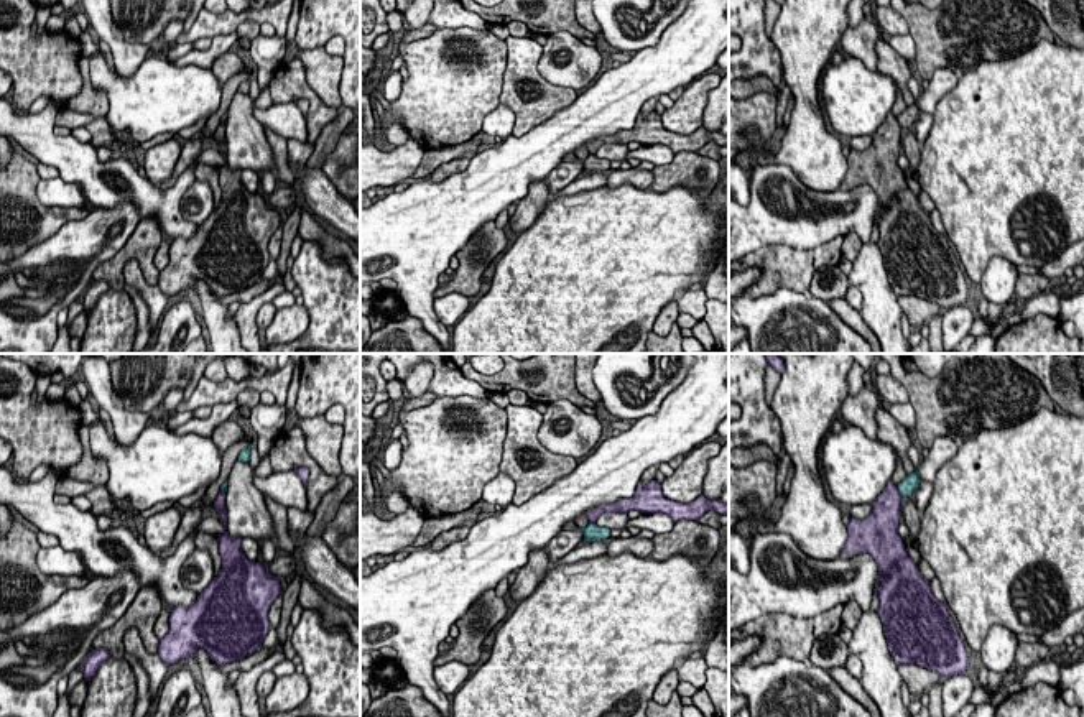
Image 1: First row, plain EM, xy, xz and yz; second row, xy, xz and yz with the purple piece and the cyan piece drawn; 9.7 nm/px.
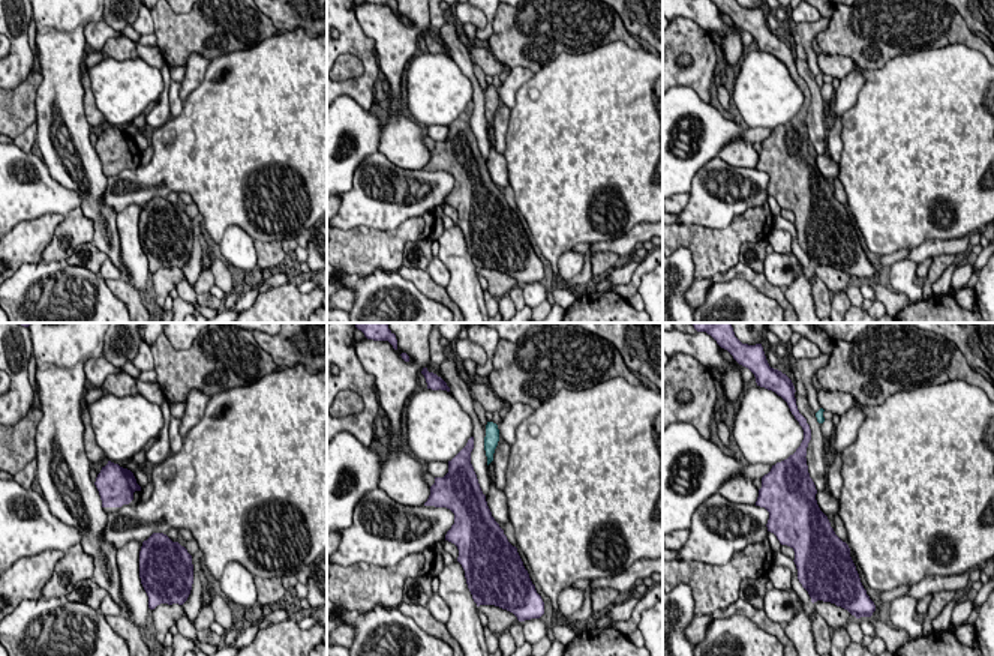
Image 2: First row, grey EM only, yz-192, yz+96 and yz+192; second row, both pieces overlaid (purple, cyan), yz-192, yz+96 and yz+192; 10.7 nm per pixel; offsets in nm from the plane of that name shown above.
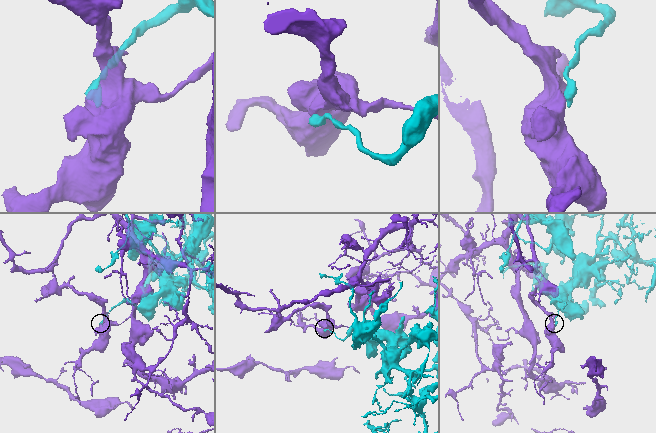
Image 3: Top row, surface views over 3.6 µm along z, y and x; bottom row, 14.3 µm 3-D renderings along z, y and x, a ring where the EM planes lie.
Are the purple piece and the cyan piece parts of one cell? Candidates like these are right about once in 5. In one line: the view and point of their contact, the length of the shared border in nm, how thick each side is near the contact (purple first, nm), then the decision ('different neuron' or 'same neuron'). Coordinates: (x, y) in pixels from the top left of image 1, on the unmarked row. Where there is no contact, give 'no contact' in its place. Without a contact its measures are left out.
contact yz (898, 124); length 110 nm; calibres 280 and 160 nm; different neuron

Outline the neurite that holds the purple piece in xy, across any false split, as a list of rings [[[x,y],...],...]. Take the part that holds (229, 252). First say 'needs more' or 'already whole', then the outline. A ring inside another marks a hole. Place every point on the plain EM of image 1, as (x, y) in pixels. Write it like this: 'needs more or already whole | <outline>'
already whole | [[[229,163],[219,168],[222,201],[217,209],[199,225],[191,238],[173,238],[169,261],[160,268],[158,288],[169,298],[183,289],[194,289],[197,280],[209,284],[211,291],[222,296],[240,293],[262,280],[270,261],[268,242],[281,225],[278,209],[268,199],[248,192],[240,181],[242,169],[230,169]]]

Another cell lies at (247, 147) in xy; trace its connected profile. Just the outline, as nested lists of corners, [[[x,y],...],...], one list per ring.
[[[235,92],[227,110],[225,141],[230,169],[275,171],[265,127],[253,117],[250,94]]]

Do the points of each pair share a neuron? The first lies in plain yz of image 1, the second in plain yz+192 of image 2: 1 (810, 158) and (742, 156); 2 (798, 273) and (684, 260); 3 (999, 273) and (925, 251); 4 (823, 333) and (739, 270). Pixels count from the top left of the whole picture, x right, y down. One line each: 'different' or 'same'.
1: same
2: different
3: different
4: different

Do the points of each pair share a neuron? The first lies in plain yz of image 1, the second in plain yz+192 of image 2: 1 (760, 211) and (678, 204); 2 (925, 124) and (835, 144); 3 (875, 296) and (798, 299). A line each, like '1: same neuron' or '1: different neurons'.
1: different neurons
2: same neuron
3: same neuron

